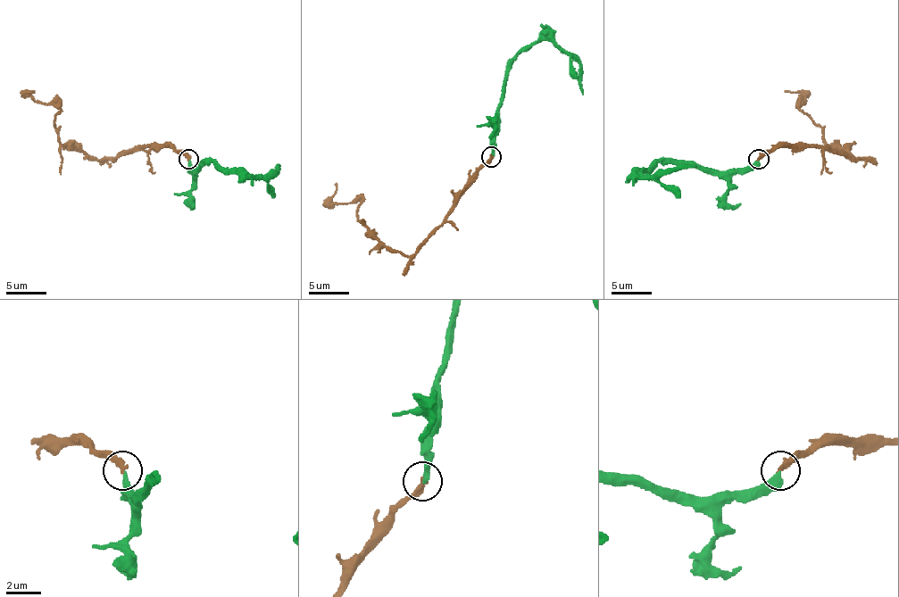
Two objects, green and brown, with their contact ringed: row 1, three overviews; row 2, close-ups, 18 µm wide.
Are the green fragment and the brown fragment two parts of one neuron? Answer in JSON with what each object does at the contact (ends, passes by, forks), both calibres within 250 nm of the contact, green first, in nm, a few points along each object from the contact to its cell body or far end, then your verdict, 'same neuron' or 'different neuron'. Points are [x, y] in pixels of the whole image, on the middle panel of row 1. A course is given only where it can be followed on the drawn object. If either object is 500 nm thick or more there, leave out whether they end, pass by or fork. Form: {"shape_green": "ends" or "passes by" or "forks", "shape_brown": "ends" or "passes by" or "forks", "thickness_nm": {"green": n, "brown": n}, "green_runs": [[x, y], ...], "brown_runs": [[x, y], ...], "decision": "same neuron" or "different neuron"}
{"shape_green": "ends", "shape_brown": "ends", "thickness_nm": {"green": 320, "brown": 320}, "green_runs": [[491, 156], [497, 105], [505, 87], [507, 65], [521, 52], [542, 39], [552, 39], [580, 65], [582, 94]], "brown_runs": [[491, 156], [447, 219], [404, 257], [391, 252], [361, 222], [359, 198], [332, 200], [337, 182]], "decision": "different neuron"}

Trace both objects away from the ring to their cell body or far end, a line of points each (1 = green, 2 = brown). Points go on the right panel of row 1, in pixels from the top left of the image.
1: (758, 159), (742, 169), (707, 172), (689, 164), (659, 162), (641, 175), (661, 175), (667, 169), (695, 164)
2: (758, 159), (780, 146), (820, 146), (859, 159), (835, 151), (800, 108), (802, 94), (784, 90)

